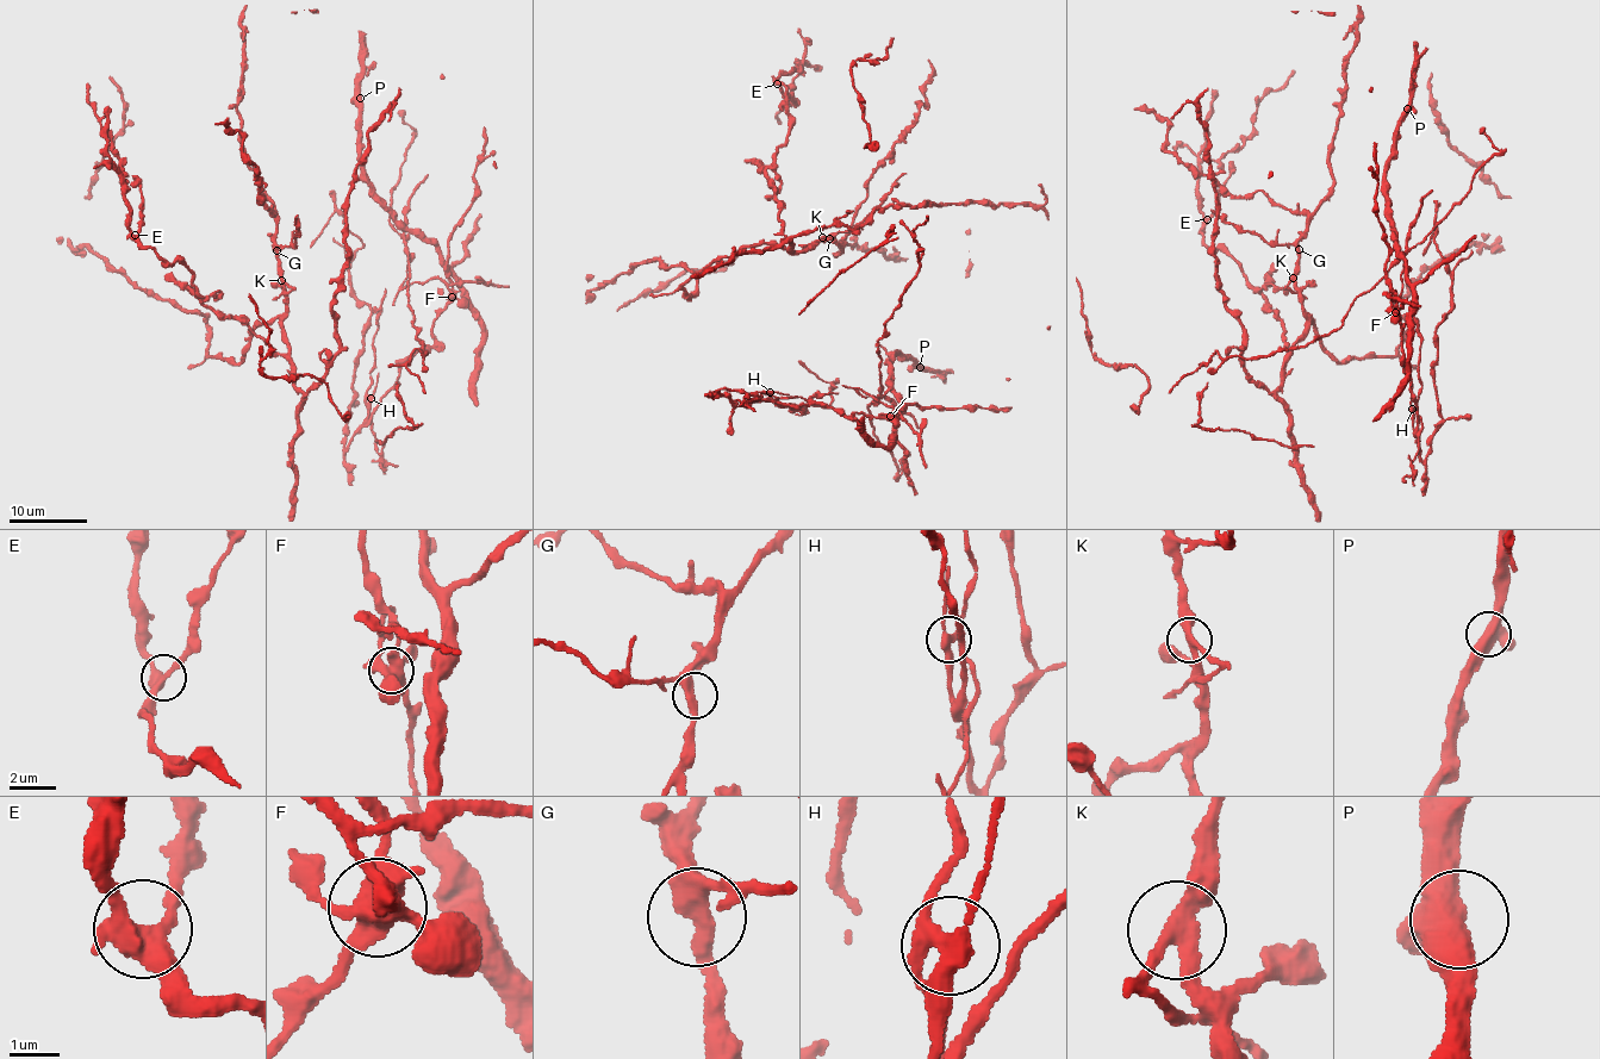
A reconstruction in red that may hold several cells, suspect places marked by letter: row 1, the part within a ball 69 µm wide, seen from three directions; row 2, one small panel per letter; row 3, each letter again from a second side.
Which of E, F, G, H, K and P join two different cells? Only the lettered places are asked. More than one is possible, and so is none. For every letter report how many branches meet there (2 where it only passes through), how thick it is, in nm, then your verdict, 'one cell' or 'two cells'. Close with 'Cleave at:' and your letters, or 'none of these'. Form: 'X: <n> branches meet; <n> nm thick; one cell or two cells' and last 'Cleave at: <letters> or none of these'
E: 3 branches meet; 360 nm thick; one cell
F: 6 branches meet; 480 nm thick; two cells
G: 3 branches meet; 320 nm thick; one cell
H: 4 branches meet; 320 nm thick; two cells
K: 3 branches meet; 280 nm thick; two cells
P: 3 branches meet; 440 nm thick; one cell
Cleave at: F, H, K

